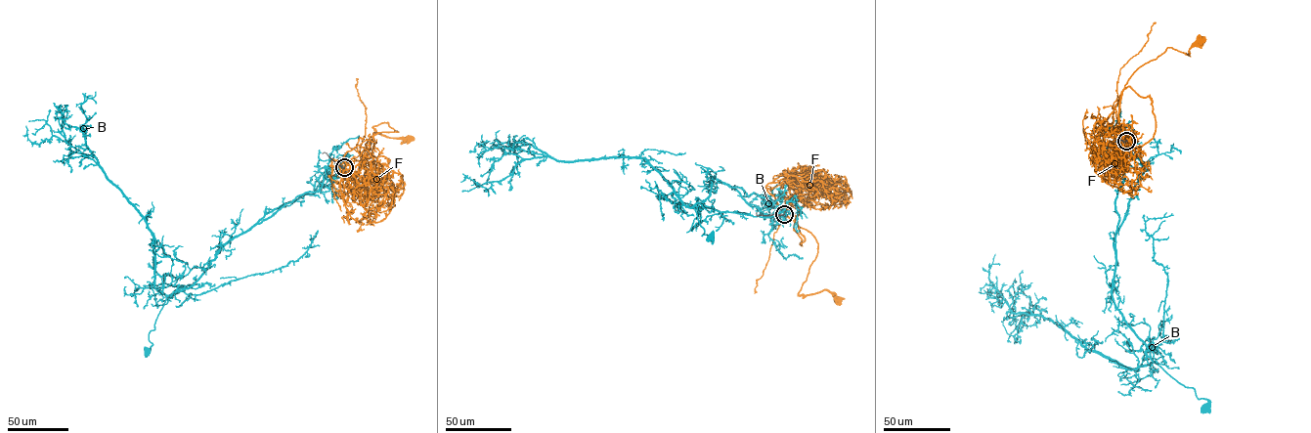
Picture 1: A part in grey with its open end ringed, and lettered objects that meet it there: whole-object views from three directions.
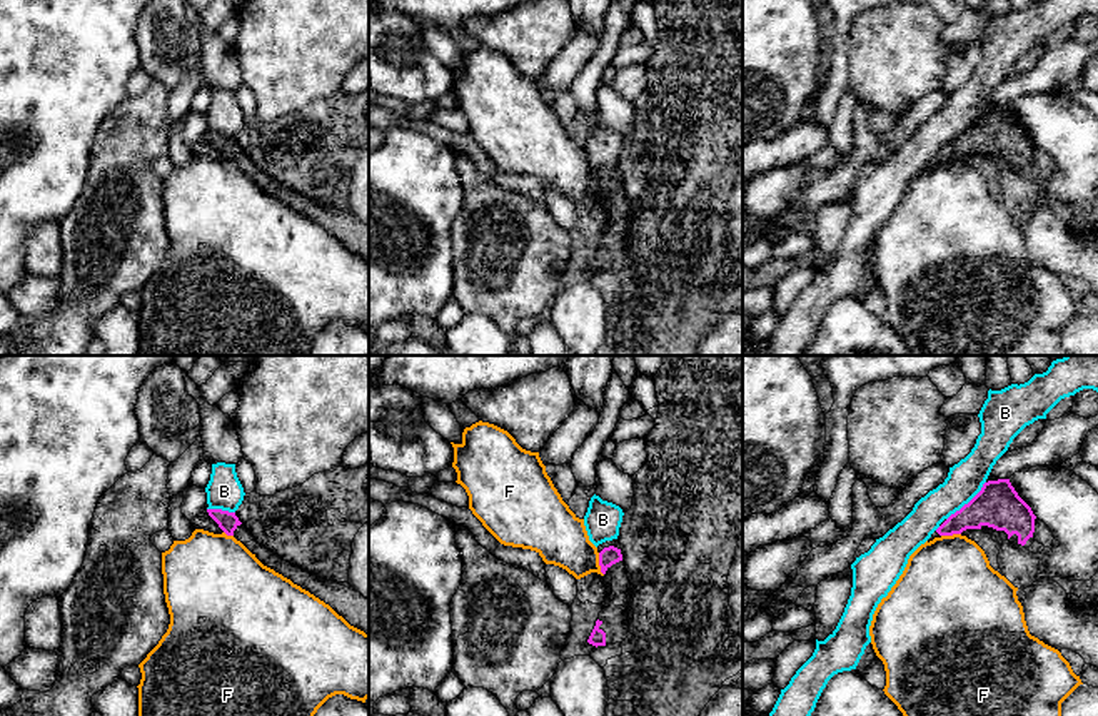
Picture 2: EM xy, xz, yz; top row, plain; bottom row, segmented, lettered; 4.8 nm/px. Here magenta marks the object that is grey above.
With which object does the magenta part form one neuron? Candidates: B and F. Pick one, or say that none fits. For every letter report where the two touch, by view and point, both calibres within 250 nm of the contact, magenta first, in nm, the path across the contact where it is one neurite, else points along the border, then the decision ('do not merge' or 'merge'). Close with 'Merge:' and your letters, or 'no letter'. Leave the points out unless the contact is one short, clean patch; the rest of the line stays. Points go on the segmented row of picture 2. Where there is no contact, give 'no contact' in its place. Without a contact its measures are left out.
B: contact yz (968, 503); calibres 220 and 180 nm; border yz (985, 481), (946, 519); do not merge
F: contact xz (599, 564); calibres 90 and 260 nm; border xz (598, 553), (603, 574); do not merge
Merge: no letter

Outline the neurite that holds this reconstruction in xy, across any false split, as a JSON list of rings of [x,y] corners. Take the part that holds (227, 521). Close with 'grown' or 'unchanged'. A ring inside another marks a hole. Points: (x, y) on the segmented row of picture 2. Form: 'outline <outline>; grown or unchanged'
outline [[[207,509],[207,512],[227,536],[234,536],[240,542],[255,541],[252,532],[239,521],[235,512],[222,509]]]; grown

